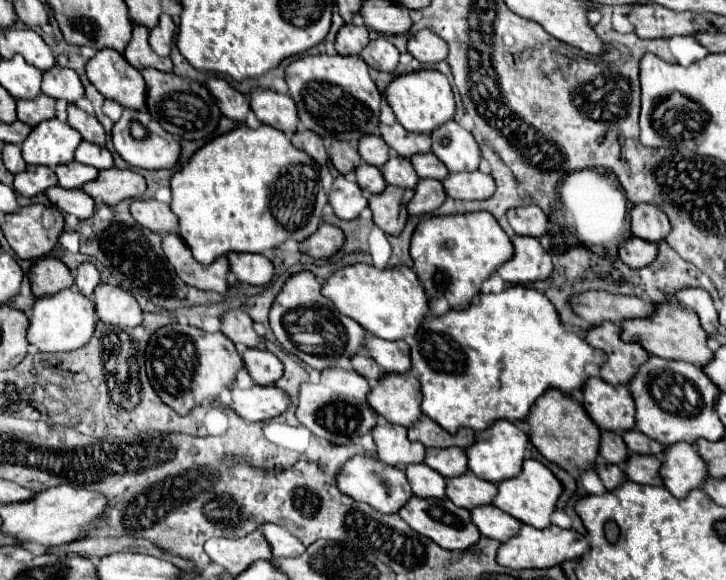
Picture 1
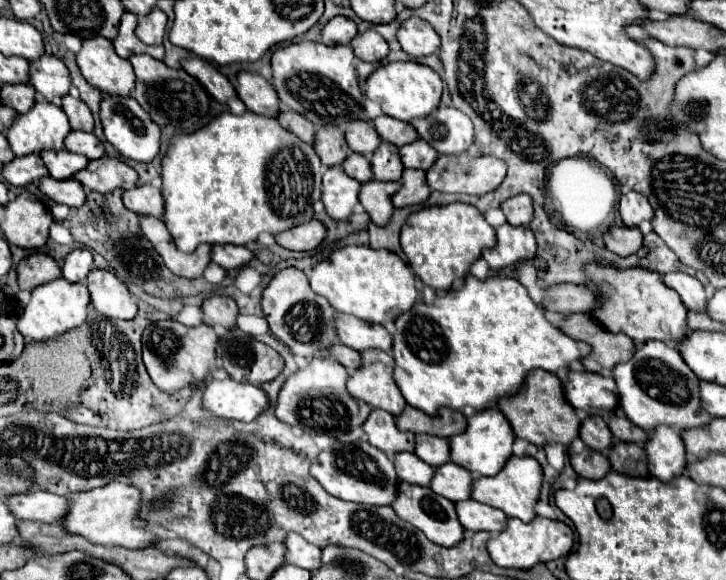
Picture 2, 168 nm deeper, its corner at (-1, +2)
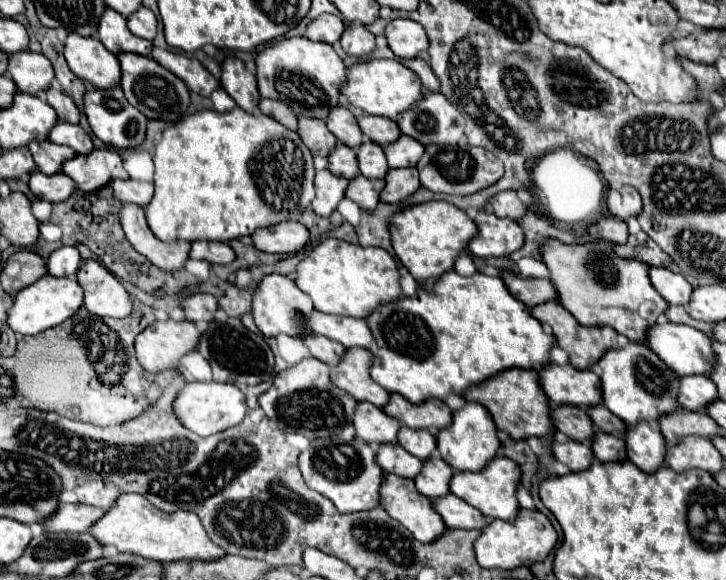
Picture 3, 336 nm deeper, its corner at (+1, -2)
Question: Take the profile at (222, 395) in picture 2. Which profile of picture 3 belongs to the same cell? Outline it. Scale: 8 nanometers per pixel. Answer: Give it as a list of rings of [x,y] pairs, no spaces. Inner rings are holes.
[[[214,380],[212,382],[188,382],[178,392],[172,408],[174,408],[174,416],[178,418],[178,422],[198,436],[212,436],[226,428],[232,428],[240,424],[246,414],[246,402],[244,402],[242,390],[238,386],[220,384]]]

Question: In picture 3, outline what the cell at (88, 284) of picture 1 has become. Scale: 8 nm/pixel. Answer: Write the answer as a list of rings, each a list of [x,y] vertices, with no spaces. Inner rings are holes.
[[[60,246],[46,260],[48,274],[52,276],[74,276],[80,264],[82,264],[82,258],[78,254],[78,248],[74,246]]]

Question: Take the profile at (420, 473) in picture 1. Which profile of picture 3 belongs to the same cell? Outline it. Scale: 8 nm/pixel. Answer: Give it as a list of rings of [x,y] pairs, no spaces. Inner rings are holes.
[[[400,444],[380,446],[376,452],[376,462],[384,472],[392,472],[404,478],[414,478],[422,468],[422,460],[406,452]]]

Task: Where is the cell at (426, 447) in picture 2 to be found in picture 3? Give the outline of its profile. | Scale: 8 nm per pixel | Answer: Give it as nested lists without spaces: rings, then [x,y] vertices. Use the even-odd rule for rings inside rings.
[[[400,426],[398,444],[420,460],[426,460],[436,450],[436,438],[428,430],[410,430],[408,426]]]

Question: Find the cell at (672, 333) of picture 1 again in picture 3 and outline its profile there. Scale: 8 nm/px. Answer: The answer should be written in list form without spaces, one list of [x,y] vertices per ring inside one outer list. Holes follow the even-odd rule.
[[[546,238],[540,246],[540,256],[558,290],[558,302],[582,326],[612,326],[618,334],[624,334],[632,342],[640,342],[646,330],[664,314],[666,300],[654,290],[648,278],[648,266],[638,260],[614,256],[610,242],[560,244],[554,238]]]

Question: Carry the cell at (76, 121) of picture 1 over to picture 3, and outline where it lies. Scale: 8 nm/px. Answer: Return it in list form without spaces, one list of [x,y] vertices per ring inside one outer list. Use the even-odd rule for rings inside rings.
[[[50,86],[50,88],[46,88],[46,100],[48,100],[48,104],[56,110],[56,114],[58,114],[58,118],[60,118],[62,122],[78,124],[80,112],[78,112],[78,108],[74,106],[74,102],[72,102],[70,96],[66,96],[66,94],[62,94],[60,90],[56,90],[56,88]]]

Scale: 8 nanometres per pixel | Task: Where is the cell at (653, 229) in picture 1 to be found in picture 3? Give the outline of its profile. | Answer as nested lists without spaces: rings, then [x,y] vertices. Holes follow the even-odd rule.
[[[632,186],[610,188],[608,196],[606,196],[606,204],[608,204],[610,214],[620,220],[628,220],[630,216],[638,216],[642,210],[640,194]]]

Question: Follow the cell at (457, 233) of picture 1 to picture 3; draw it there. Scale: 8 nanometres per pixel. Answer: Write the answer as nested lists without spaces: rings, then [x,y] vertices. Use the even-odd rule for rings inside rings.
[[[422,202],[408,206],[390,218],[390,240],[398,260],[418,280],[436,280],[444,272],[454,268],[456,256],[468,246],[468,240],[476,234],[476,224],[464,210],[450,202]]]

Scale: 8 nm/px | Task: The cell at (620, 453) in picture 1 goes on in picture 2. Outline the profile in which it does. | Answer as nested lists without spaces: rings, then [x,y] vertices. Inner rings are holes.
[[[586,416],[582,420],[580,426],[580,438],[584,440],[584,444],[600,454],[608,454],[610,446],[614,444],[612,432],[608,430],[608,424],[604,418],[596,418],[596,416]]]

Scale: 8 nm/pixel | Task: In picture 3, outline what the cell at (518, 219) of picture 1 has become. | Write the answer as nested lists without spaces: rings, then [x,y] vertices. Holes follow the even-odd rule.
[[[504,190],[504,192],[494,194],[494,198],[490,198],[488,206],[500,218],[520,220],[526,214],[526,206],[520,202],[520,198],[516,196],[514,190]]]

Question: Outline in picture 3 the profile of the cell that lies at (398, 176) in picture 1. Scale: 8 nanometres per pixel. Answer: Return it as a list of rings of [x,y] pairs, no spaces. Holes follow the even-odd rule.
[[[362,142],[362,146],[356,150],[358,156],[358,170],[366,176],[366,178],[384,178],[388,172],[388,164],[386,164],[386,156],[382,146],[378,146],[376,142]]]

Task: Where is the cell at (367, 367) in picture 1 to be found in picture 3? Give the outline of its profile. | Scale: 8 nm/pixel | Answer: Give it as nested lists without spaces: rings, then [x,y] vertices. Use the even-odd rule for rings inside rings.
[[[304,334],[300,340],[302,340],[302,344],[310,350],[310,354],[312,354],[314,358],[318,358],[318,360],[330,364],[330,366],[338,364],[340,358],[342,358],[344,352],[346,352],[346,348],[344,348],[340,342],[334,342],[334,340],[330,340],[330,338],[322,338],[322,336],[318,336],[318,334]]]

